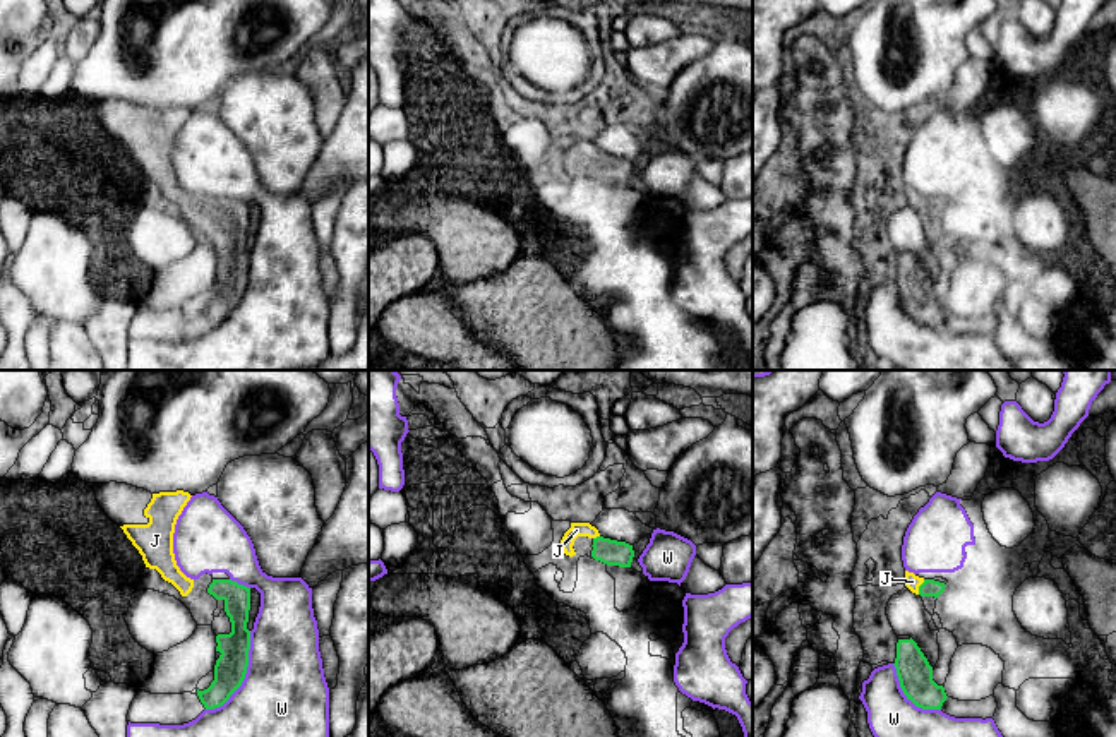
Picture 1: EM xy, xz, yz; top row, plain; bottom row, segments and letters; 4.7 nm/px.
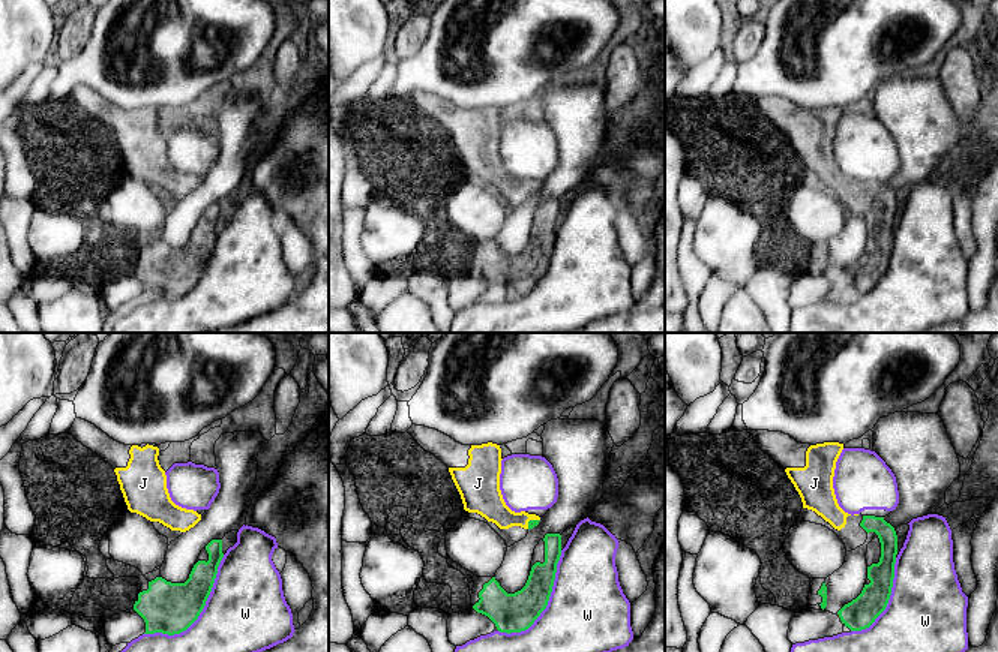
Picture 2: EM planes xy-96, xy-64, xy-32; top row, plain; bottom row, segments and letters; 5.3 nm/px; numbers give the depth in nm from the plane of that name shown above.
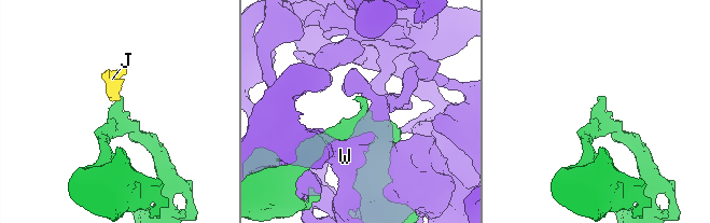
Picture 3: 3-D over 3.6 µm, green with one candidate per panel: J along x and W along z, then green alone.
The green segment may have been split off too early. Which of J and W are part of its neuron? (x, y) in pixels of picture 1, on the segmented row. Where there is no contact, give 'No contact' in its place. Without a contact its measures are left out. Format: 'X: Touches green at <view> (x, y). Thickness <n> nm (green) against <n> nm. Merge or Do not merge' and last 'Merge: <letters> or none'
J: Touches green at yz (919, 587). Thickness 80 nm (green) against 70 nm. Merge
W: Touches green at xy (244, 676). Thickness 150 nm (green) against 400 nm. Do not merge
Merge: J

